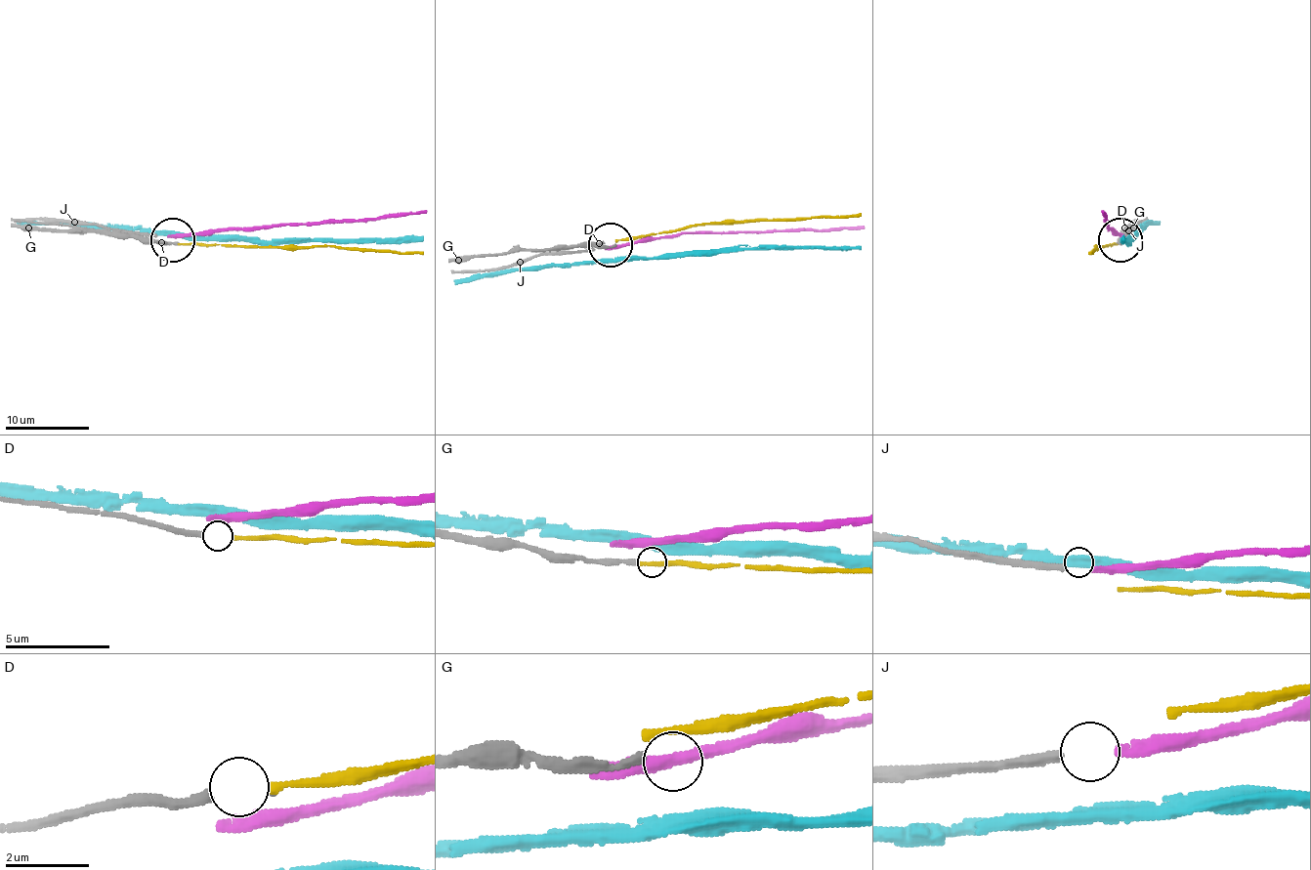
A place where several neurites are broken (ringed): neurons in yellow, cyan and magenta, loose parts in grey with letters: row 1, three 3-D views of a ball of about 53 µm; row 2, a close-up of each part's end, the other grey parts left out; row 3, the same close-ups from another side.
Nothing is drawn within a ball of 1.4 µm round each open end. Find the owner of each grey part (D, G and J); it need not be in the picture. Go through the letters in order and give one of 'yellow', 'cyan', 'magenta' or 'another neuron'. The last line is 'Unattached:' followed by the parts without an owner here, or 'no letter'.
D: yellow
G: another neuron
J: magenta
Unattached: G

